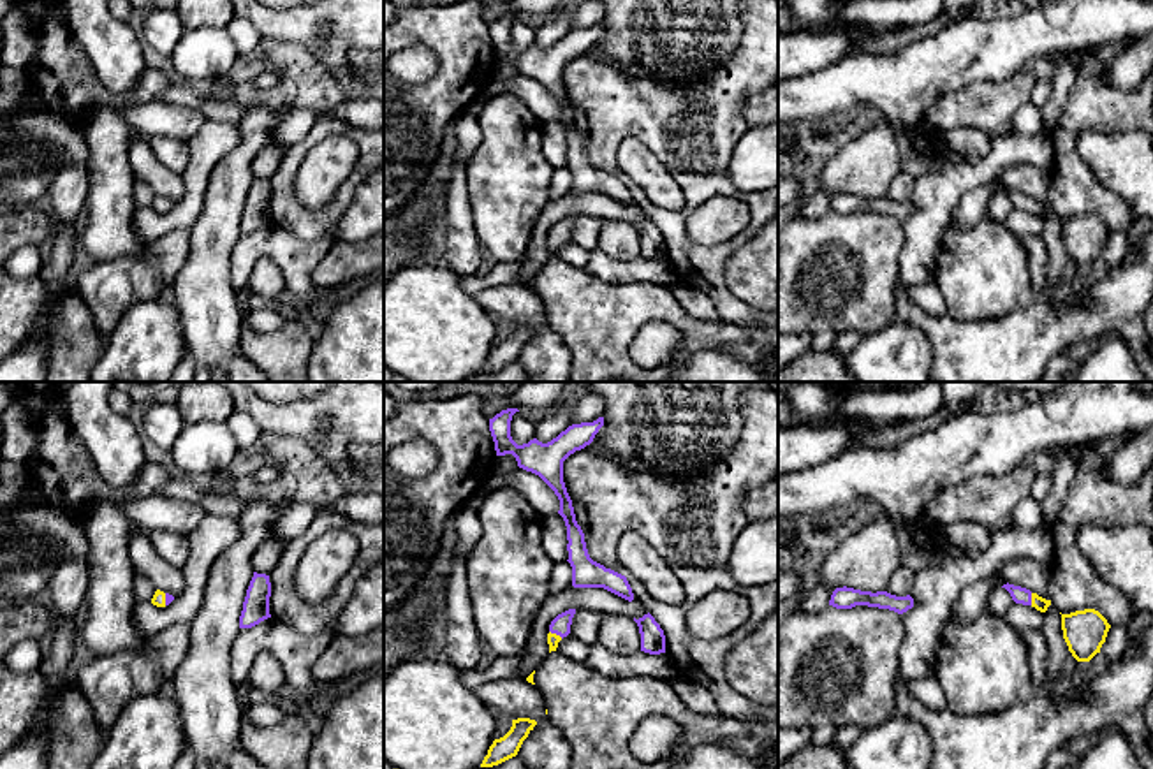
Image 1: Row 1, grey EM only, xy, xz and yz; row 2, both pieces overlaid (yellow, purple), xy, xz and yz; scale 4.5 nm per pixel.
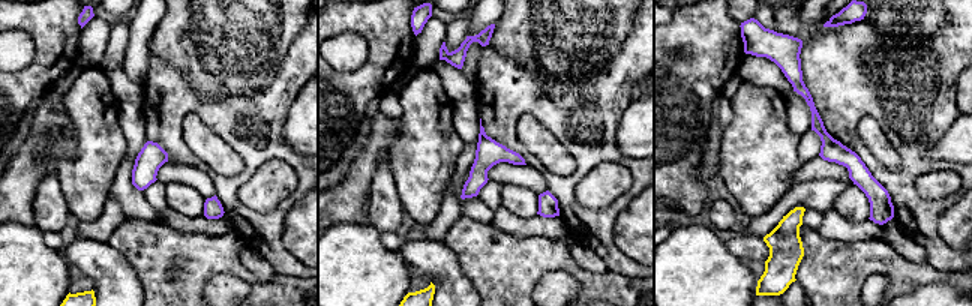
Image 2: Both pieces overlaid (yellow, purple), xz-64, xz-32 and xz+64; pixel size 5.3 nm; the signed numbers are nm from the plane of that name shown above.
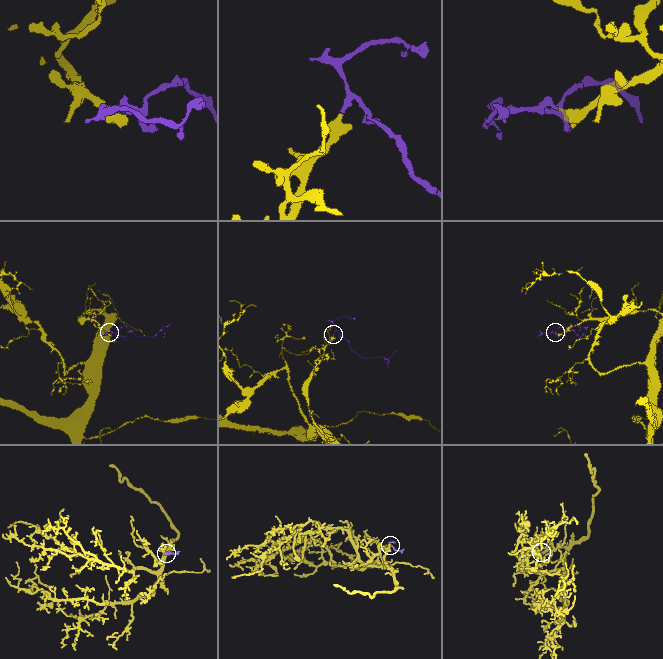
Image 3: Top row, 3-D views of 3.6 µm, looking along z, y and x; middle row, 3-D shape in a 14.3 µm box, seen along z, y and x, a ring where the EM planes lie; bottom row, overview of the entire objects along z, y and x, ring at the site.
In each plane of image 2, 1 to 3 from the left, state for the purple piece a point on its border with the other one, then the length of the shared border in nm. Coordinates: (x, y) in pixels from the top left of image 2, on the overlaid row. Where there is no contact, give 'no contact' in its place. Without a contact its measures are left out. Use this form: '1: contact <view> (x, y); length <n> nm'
1: no contact
2: no contact
3: no contact

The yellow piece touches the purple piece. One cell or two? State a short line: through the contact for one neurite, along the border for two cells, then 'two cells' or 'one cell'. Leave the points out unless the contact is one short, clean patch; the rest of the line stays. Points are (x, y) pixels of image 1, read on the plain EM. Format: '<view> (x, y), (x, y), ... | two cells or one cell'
xz (553, 245), (555, 240), (560, 231) | one cell

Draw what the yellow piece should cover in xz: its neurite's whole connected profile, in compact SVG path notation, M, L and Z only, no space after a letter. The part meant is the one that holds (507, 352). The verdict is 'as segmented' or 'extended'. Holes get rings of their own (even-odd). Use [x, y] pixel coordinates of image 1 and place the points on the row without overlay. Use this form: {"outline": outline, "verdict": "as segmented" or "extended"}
{"outline": "M530 324L512 326L510 336L503 343L493 347L481 373L493 373L516 363L523 347L528 343L535 331L537 327Z", "verdict": "as segmented"}

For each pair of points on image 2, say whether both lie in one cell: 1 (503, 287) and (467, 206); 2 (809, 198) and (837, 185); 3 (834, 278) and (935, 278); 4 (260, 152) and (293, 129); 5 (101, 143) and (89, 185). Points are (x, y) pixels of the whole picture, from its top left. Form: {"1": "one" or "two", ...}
{"1": "two", "2": "one", "3": "one", "4": "two", "5": "one"}

